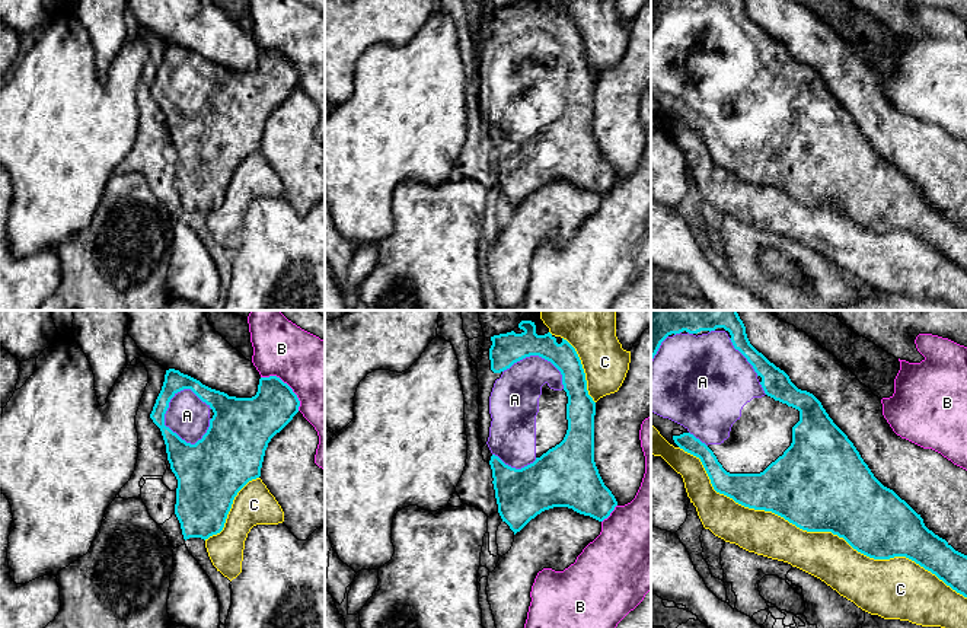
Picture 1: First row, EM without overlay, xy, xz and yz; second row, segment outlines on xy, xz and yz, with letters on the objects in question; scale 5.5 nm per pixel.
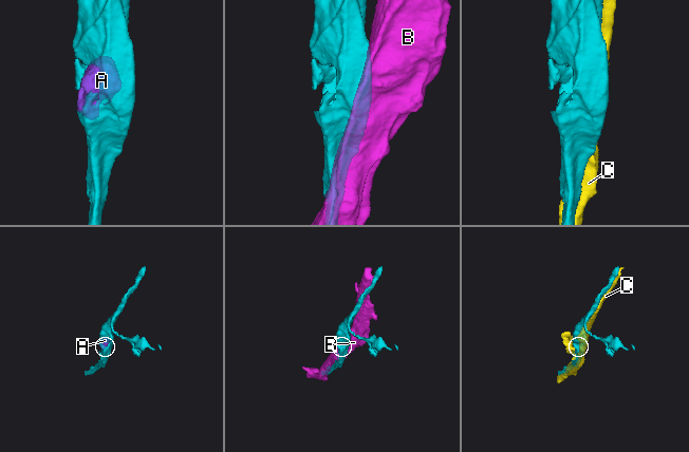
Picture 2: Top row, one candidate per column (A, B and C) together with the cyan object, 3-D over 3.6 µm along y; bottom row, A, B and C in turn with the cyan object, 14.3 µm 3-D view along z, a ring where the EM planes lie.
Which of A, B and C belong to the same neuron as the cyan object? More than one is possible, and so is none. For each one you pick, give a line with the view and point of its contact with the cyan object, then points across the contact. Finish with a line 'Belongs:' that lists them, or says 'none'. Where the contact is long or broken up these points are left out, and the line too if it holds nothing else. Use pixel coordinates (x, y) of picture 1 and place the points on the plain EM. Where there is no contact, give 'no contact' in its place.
A: xy (163, 93)
Belongs: A

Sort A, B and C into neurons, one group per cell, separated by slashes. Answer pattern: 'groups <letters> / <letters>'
groups A / B / C

